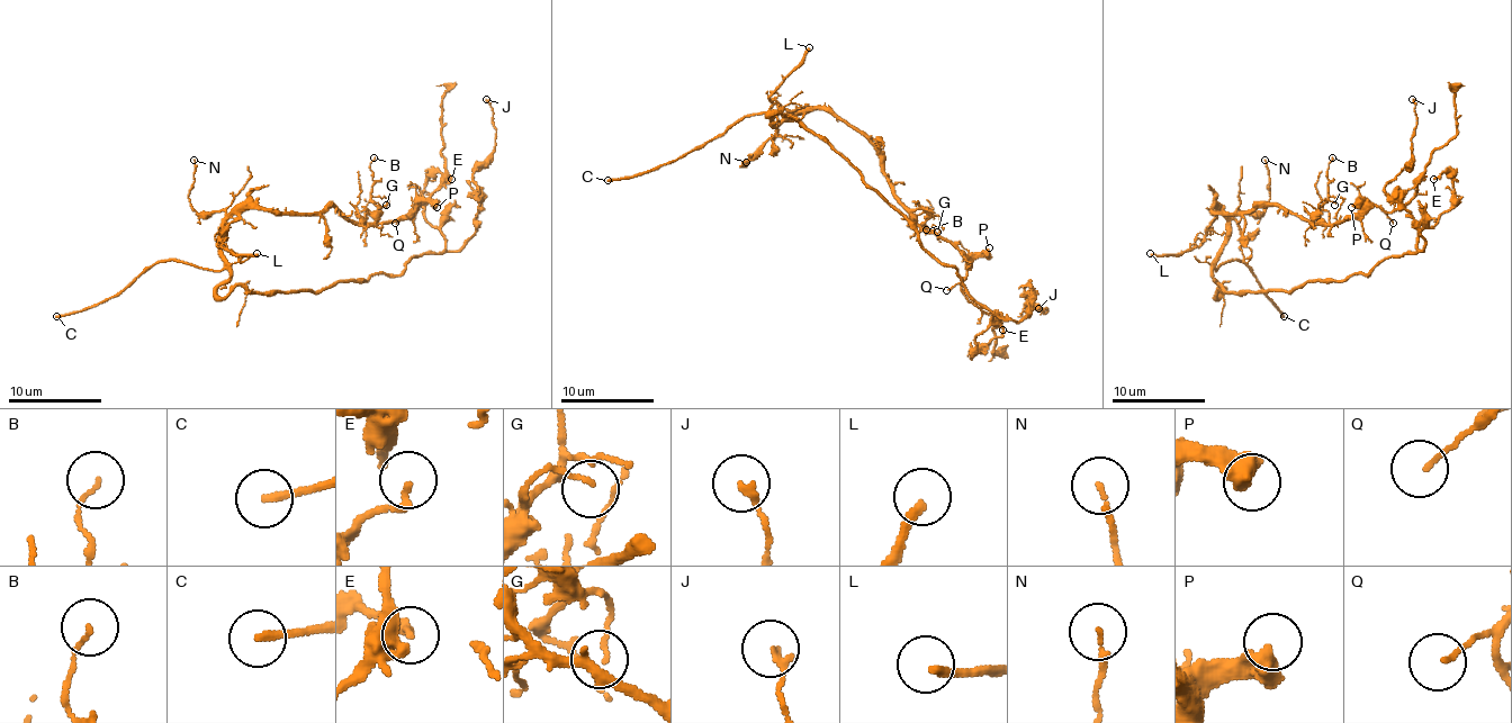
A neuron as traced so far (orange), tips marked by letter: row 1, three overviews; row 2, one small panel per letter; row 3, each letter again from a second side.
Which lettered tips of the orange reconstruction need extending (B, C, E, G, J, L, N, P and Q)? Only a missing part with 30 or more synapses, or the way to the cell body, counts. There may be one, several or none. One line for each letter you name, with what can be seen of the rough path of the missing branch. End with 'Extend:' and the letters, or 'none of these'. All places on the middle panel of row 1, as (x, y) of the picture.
Extend: C

